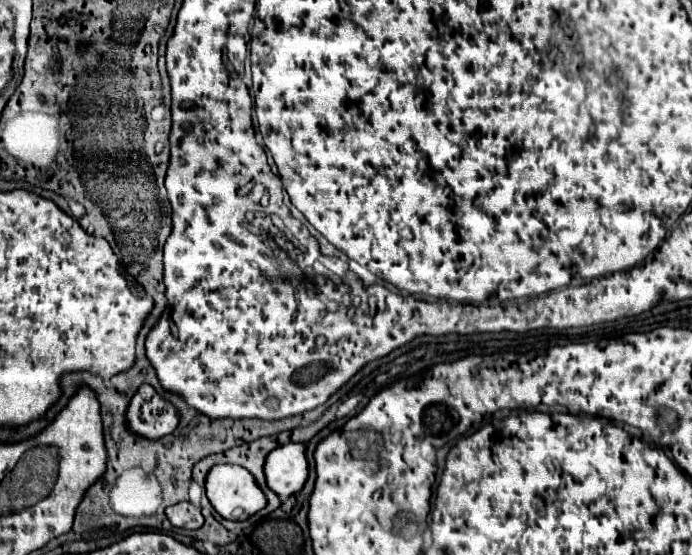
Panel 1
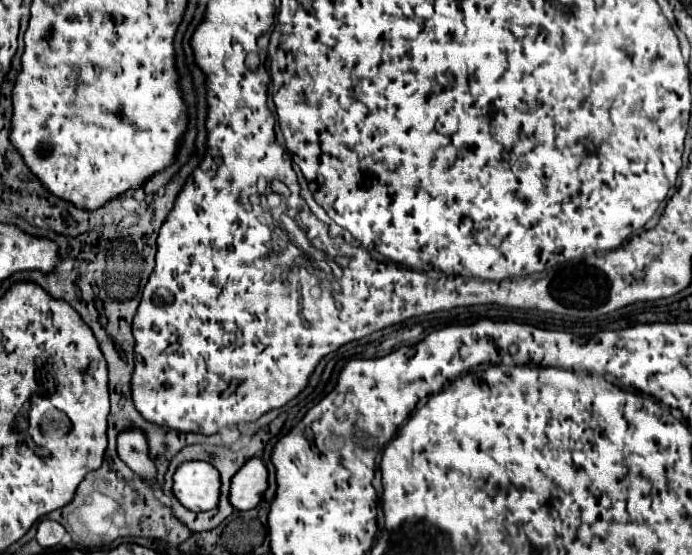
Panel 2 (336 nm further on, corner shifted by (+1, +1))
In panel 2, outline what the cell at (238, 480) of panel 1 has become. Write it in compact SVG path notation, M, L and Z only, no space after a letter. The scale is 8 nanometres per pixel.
M203 460L183 462L173 476L173 492L179 502L193 512L213 510L221 496L219 470Z

